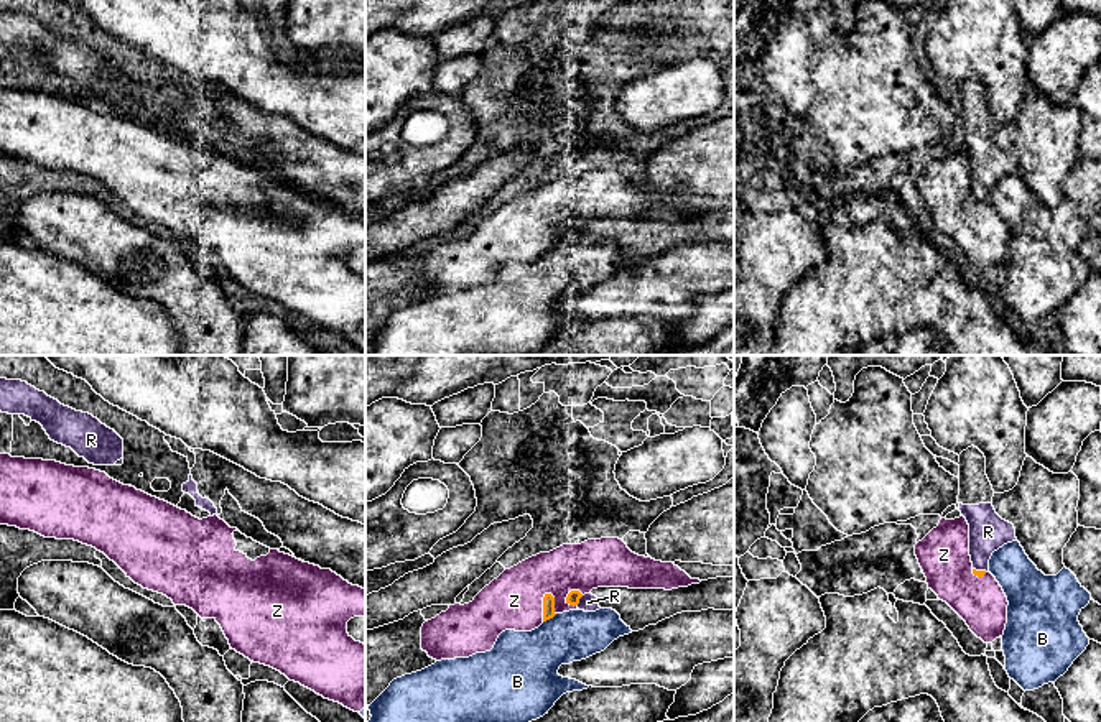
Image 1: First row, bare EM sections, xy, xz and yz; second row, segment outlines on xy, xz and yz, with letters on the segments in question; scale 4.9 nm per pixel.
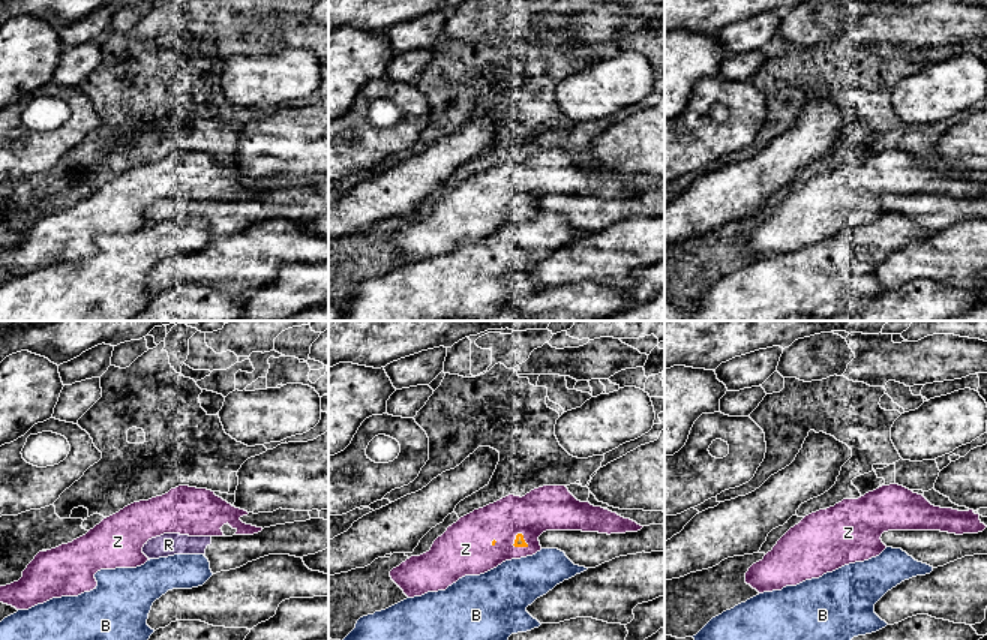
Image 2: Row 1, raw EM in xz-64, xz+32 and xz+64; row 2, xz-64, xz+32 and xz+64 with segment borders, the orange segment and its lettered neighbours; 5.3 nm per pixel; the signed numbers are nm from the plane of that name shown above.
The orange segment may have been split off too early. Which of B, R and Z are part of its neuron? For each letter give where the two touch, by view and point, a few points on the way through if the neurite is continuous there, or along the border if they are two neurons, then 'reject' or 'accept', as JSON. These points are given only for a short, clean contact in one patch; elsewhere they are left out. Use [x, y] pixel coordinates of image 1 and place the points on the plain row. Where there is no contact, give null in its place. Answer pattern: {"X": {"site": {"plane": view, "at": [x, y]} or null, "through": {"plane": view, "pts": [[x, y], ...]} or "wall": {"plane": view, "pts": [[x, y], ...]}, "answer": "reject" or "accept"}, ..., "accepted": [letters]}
{"B": {"site": {"plane": "xz", "at": [550, 249]}, "answer": "reject"}, "R": {"site": {"plane": "xz", "at": [578, 232]}, "answer": "reject"}, "Z": {"site": {"plane": "xz", "at": [543, 237]}, "answer": "accept"}, "accepted": ["Z"]}

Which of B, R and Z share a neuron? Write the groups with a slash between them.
B / R / Z

